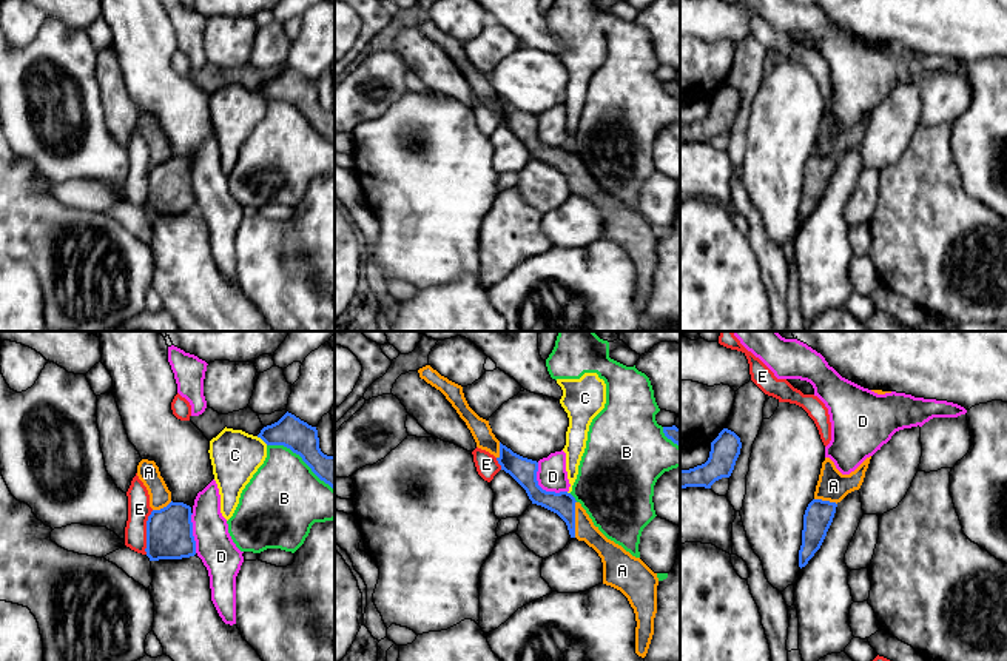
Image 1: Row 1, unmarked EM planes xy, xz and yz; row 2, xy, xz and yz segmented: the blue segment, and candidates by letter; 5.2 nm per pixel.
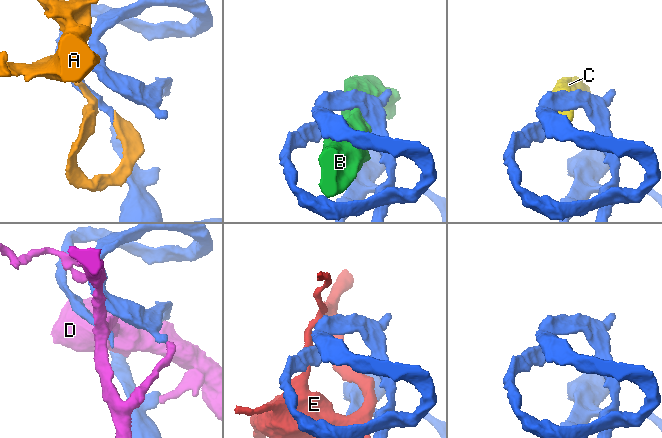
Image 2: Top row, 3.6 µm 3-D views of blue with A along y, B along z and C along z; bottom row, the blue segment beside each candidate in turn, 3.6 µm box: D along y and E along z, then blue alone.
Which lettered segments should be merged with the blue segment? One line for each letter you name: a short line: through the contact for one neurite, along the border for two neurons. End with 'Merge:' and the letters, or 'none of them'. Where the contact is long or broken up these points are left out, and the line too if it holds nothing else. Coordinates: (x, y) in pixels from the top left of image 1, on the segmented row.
Merge: A

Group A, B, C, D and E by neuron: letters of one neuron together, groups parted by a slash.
A / B C / D / E

